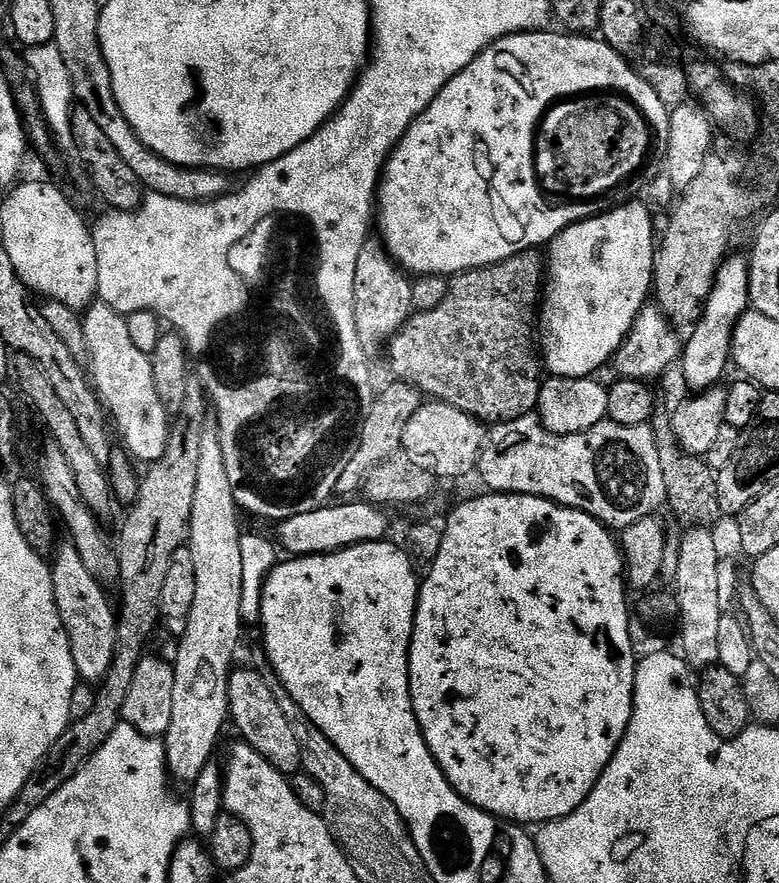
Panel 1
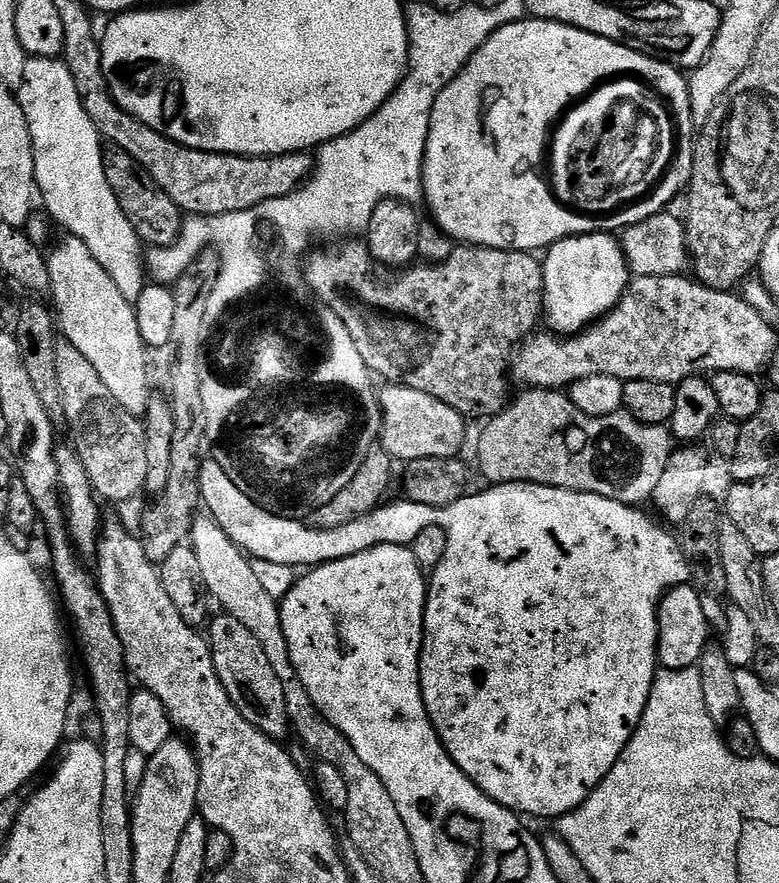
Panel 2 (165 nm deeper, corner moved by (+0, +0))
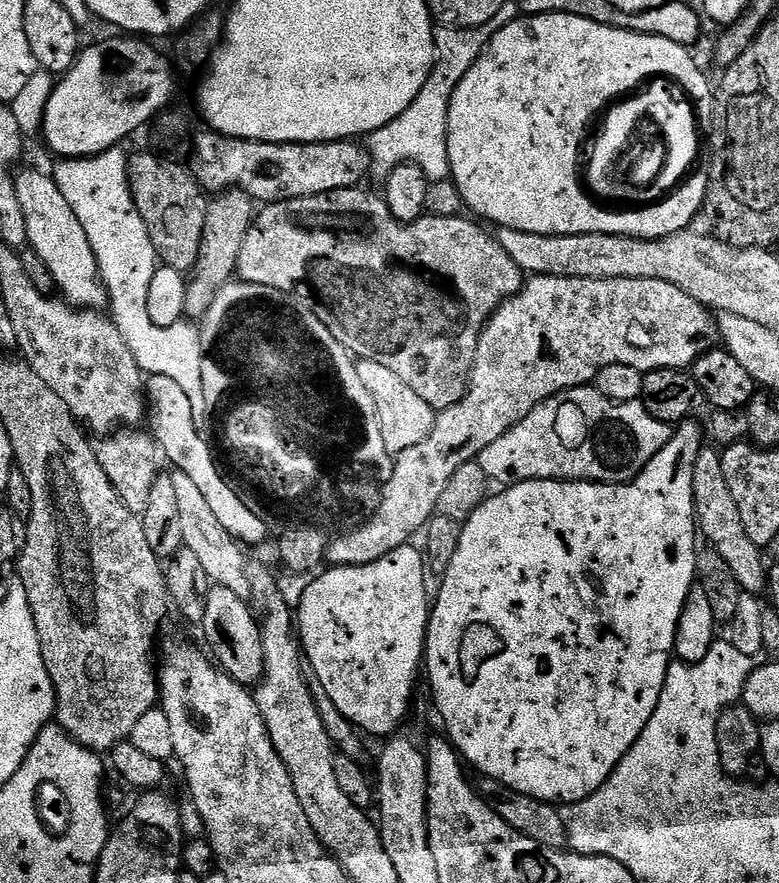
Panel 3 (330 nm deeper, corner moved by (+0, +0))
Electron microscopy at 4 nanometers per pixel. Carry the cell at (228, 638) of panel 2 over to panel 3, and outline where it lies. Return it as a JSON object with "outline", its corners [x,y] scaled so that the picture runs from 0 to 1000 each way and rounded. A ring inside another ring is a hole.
{"outline":[[[273,664],[264,677],[264,700],[259,708],[262,725],[271,746],[300,772],[315,777],[332,775],[339,766],[339,733],[334,717],[335,703],[323,695],[325,687],[315,676],[290,668],[290,664]]]}

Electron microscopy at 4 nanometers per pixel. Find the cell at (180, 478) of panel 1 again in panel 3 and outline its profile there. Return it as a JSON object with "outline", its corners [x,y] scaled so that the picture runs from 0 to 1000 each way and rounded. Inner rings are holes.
{"outline":[[[308,214],[281,219],[267,230],[264,256],[261,257],[259,277],[250,301],[241,313],[236,357],[244,362],[261,361],[275,344],[284,325],[299,318],[316,265],[327,249],[329,231],[322,222]]]}

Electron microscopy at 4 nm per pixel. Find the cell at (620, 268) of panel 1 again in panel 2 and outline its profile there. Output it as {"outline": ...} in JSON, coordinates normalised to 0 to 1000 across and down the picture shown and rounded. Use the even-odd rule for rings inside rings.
{"outline":[[[783,263],[729,267],[697,287],[701,367],[723,383],[751,375],[796,342],[809,320],[806,298],[795,271]]]}

